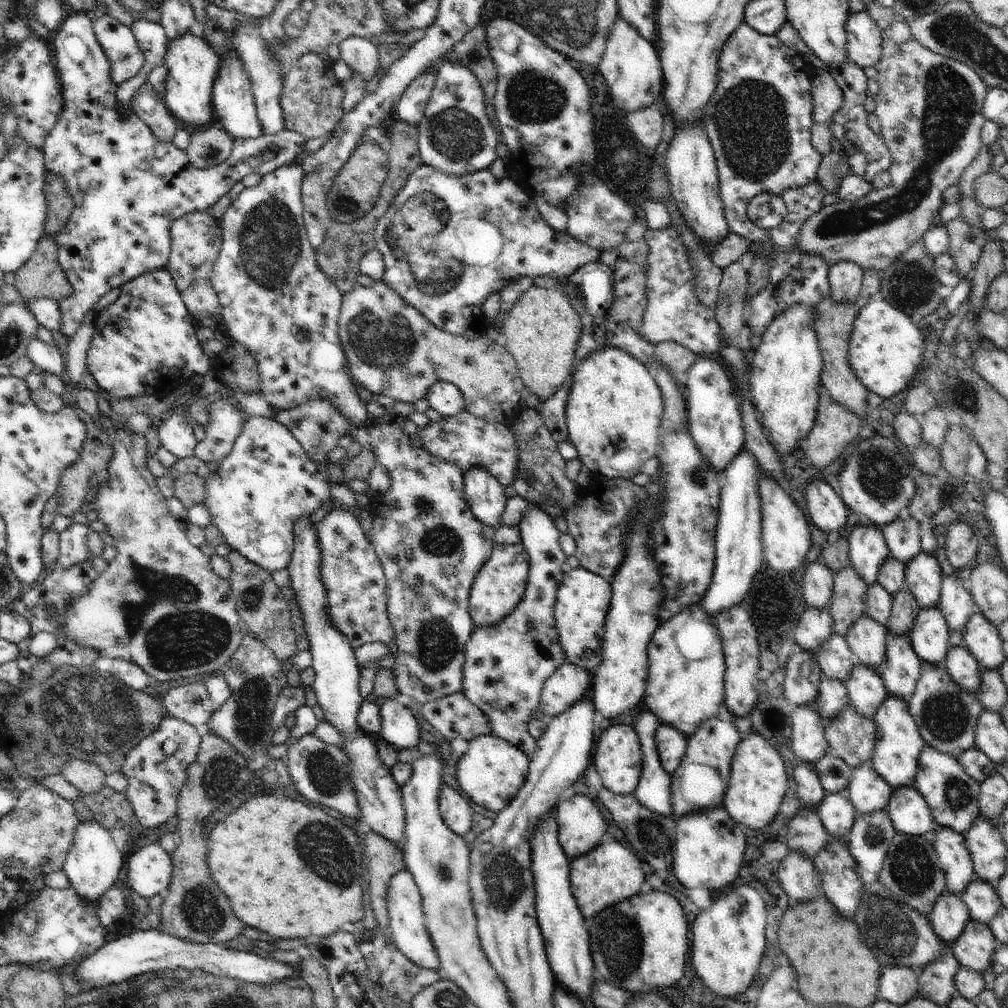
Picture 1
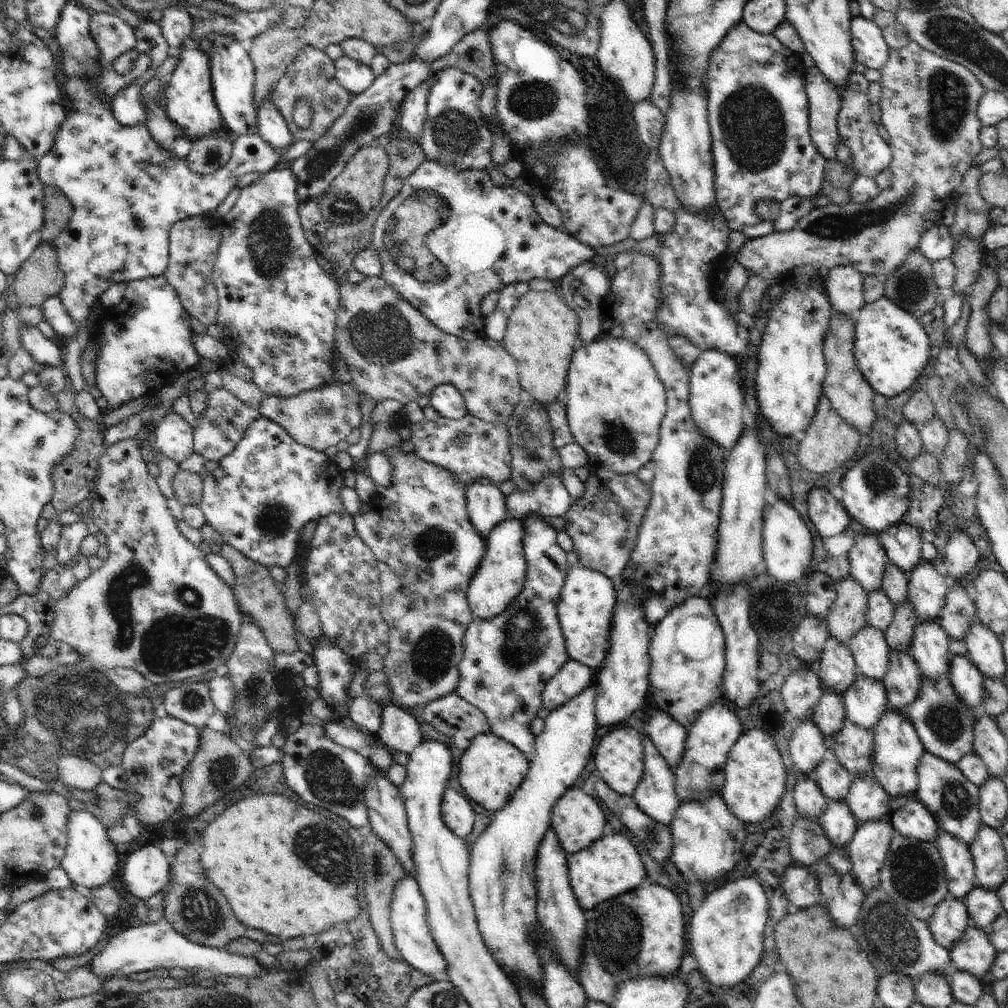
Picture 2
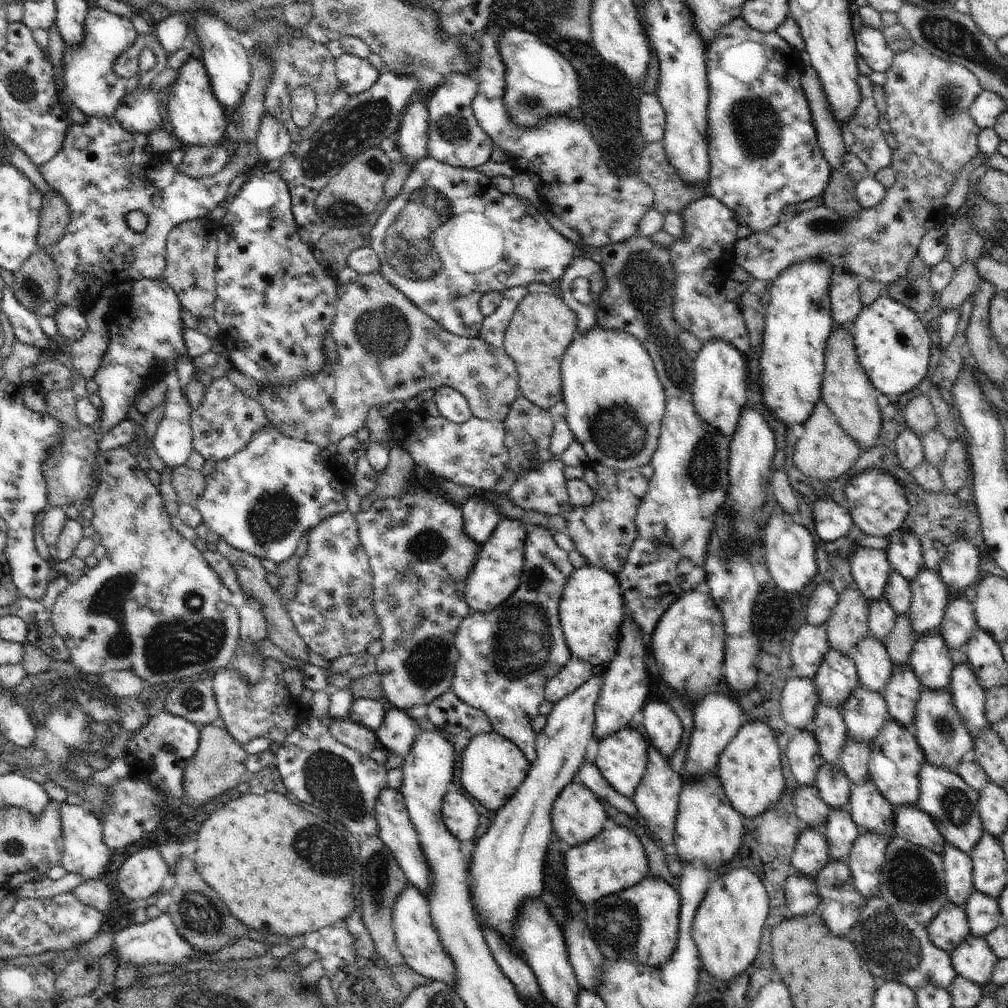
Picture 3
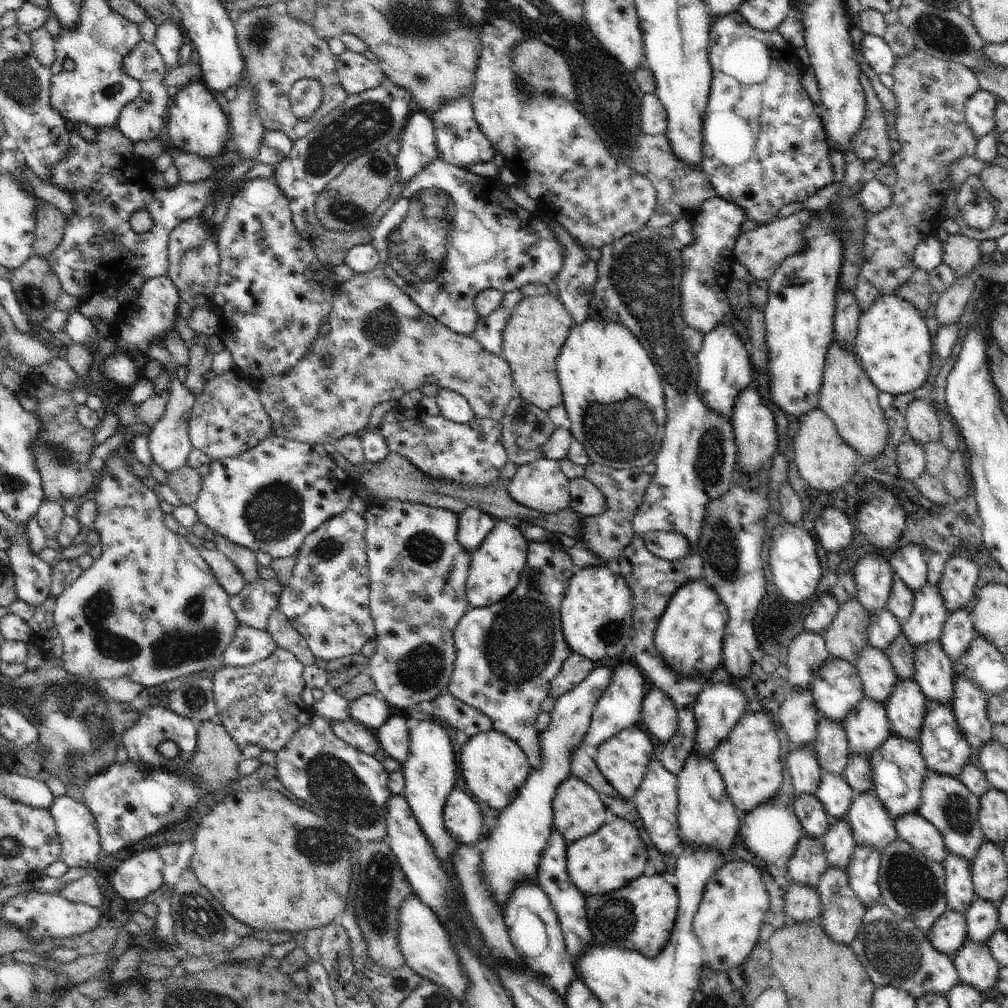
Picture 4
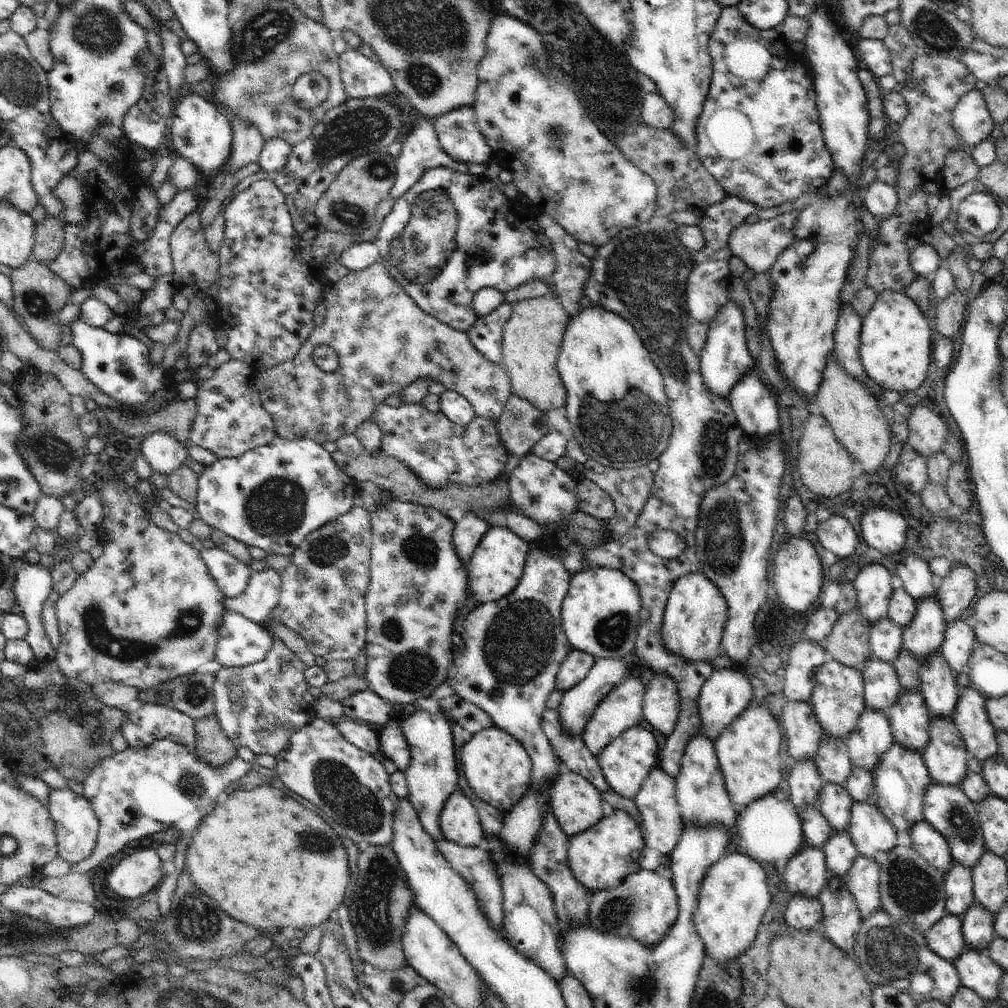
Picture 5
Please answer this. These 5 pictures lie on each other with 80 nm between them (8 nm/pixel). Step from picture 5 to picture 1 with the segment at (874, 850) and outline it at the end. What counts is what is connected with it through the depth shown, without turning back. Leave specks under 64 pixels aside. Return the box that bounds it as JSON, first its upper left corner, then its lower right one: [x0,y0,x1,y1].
[845,760,893,814]

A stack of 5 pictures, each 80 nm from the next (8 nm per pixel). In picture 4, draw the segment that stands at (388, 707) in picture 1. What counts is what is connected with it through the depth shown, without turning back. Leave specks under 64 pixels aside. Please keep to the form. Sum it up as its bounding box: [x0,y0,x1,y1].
[376,711,411,763]

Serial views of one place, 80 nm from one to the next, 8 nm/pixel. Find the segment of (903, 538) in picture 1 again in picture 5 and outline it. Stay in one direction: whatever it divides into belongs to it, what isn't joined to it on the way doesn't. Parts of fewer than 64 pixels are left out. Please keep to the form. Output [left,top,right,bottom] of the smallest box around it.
[896,554,937,601]

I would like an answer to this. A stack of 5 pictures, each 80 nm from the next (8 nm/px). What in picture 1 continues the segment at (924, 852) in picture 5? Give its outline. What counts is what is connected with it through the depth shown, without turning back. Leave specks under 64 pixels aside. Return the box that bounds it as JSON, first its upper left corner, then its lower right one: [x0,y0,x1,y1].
[887,785,939,837]

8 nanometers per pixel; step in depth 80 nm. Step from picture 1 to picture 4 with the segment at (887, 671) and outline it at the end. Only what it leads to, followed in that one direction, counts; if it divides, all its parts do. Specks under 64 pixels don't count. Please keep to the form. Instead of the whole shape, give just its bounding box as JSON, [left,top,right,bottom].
[885,678,926,741]

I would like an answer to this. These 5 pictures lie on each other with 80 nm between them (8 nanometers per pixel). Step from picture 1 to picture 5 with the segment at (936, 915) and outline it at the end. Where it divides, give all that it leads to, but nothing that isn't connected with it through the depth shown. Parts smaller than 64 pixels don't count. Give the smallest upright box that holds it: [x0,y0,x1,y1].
[925,914,968,962]

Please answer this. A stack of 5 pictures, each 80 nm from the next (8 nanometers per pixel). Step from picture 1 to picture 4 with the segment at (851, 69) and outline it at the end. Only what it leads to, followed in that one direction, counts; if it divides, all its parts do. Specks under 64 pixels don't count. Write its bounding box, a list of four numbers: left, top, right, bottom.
[849,70,893,165]

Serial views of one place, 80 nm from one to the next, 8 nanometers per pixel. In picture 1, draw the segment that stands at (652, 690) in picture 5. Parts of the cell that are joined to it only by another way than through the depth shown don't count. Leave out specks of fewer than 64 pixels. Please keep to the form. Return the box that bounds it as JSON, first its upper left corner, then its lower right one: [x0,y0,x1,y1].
[655,722,687,778]

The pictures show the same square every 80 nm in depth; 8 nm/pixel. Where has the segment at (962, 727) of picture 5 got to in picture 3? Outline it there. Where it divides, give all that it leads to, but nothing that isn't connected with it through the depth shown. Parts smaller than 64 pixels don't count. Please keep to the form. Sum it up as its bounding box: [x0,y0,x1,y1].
[949,663,990,738]

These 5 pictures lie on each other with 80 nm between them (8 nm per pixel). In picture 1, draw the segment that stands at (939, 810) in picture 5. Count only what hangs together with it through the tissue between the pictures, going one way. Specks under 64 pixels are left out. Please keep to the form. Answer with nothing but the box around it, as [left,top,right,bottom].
[913,745,980,836]

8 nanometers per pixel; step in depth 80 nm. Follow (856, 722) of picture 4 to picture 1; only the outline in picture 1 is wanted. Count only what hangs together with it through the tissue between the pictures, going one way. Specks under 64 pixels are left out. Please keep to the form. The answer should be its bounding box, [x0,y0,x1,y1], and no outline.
[844,662,888,718]

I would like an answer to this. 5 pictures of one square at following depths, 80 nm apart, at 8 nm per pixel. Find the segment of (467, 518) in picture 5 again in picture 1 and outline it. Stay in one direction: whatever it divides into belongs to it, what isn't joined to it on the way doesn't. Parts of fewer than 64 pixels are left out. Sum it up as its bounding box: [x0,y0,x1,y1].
[464,467,507,527]

